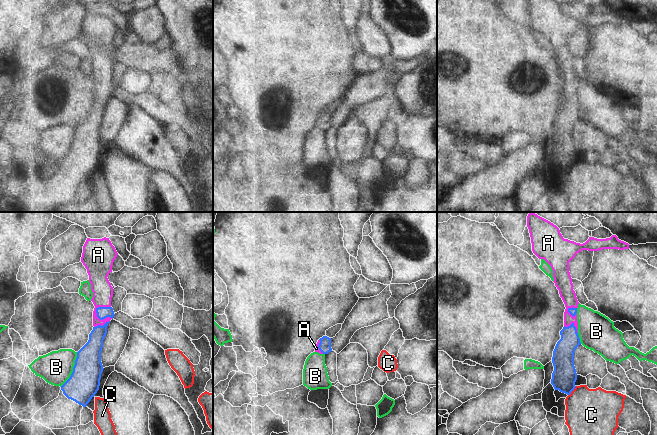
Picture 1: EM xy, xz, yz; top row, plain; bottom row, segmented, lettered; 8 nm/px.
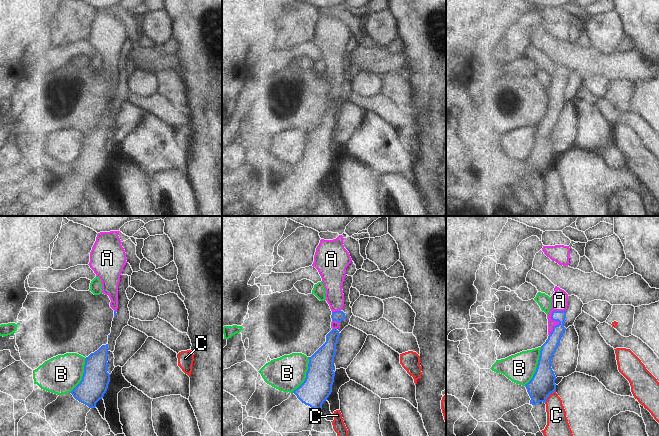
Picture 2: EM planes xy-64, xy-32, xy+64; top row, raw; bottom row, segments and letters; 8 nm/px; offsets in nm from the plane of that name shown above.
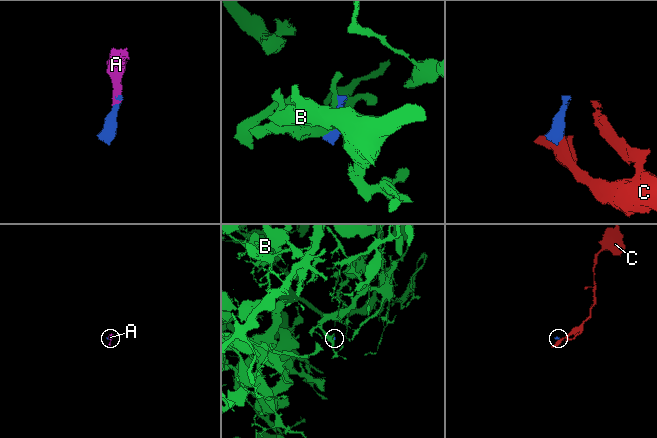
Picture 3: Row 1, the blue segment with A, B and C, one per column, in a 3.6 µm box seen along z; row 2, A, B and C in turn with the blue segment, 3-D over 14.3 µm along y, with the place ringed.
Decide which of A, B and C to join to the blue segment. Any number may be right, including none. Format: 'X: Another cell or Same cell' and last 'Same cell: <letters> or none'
A: Same cell
B: Another cell
C: Another cell
Same cell: A

